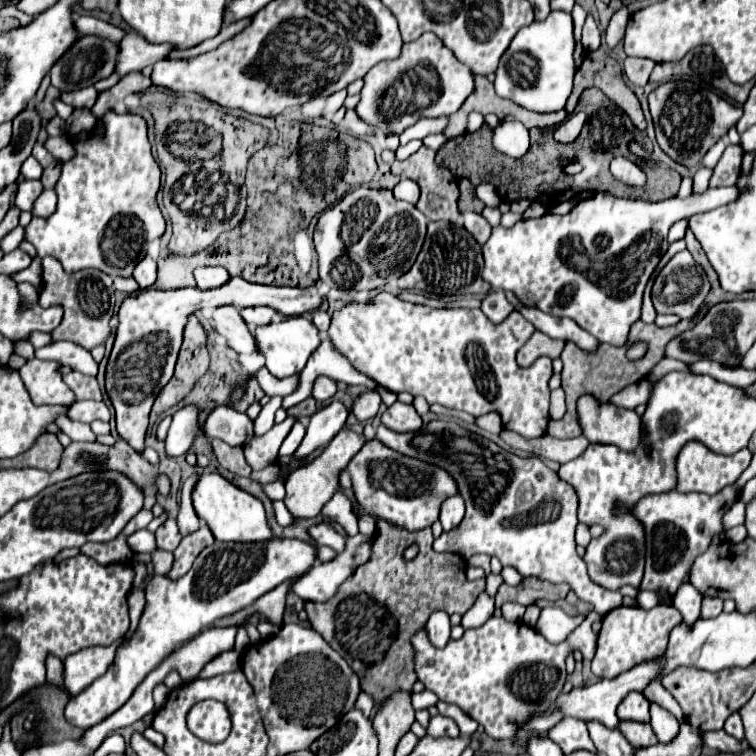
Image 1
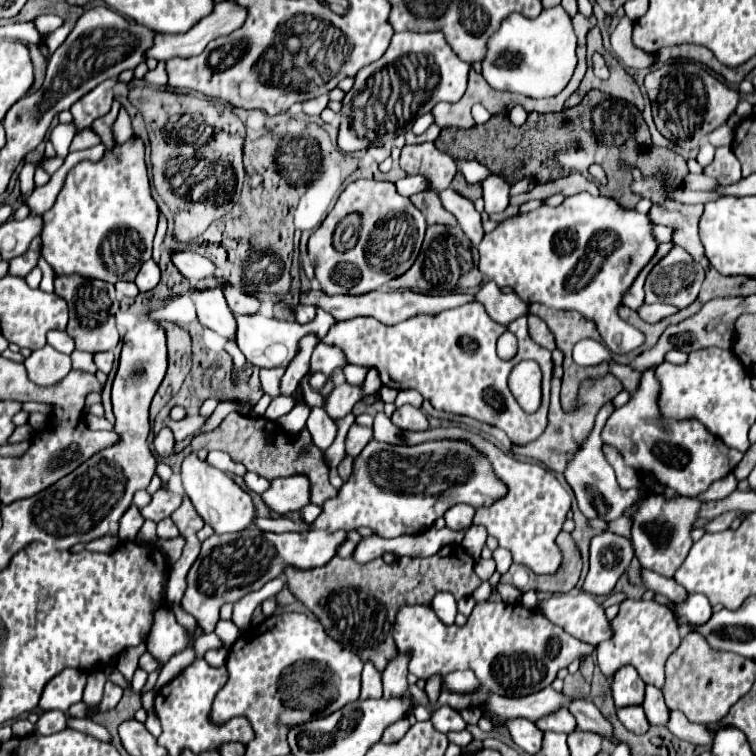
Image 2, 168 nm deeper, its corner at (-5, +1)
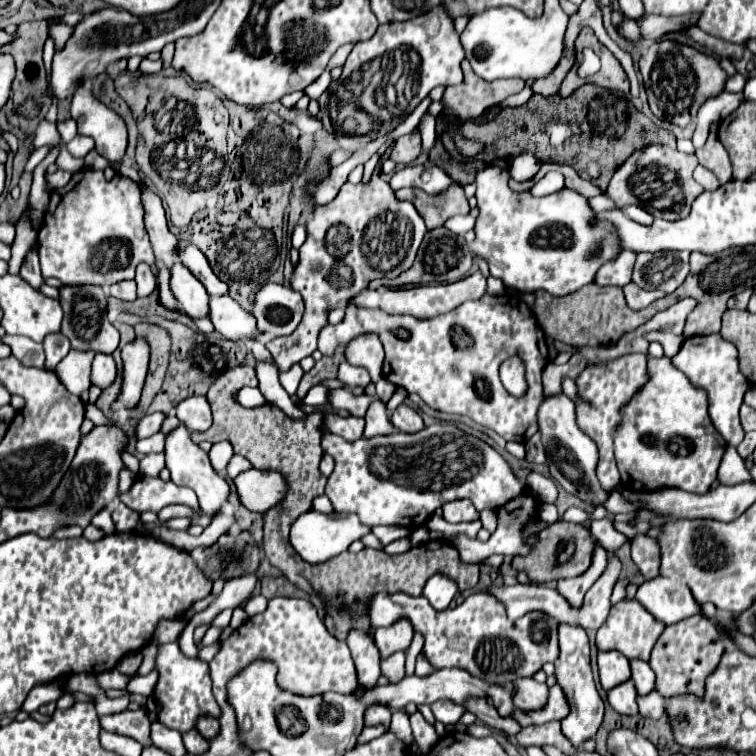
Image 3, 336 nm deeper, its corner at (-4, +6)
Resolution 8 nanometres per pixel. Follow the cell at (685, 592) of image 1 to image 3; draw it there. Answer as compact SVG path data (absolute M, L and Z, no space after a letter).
M604 518L604 520L594 520L590 532L592 532L592 536L596 538L596 542L598 542L600 546L606 546L606 548L612 550L612 552L618 552L618 548L622 548L622 546L628 542L628 538L626 538L622 532L618 532L618 530L614 528L614 522L608 520L608 518Z

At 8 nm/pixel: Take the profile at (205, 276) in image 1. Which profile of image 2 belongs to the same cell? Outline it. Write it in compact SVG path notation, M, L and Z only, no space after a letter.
M173 251L171 261L179 269L179 273L189 281L205 279L215 271L215 265L195 251Z

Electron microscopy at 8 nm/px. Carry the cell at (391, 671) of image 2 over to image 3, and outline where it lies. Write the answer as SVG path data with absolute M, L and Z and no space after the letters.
M400 620L400 622L392 624L390 628L378 628L374 634L374 642L380 650L380 656L388 658L398 650L406 652L412 644L412 636L414 636L414 628L410 626L410 622Z

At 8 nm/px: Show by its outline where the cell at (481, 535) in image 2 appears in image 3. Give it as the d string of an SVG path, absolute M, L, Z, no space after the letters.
M432 424L416 434L388 434L374 438L360 438L346 442L336 434L322 436L322 448L336 460L334 472L328 476L326 496L330 498L336 514L356 514L366 526L404 526L416 530L448 500L468 498L478 512L486 508L498 508L504 502L516 498L522 490L520 482L512 474L510 464L484 440L462 432L454 424Z

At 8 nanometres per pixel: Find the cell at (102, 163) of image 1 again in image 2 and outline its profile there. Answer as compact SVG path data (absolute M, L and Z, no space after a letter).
M133 139L129 143L123 143L119 147L115 147L113 155L105 153L105 157L97 163L91 163L91 161L79 161L65 177L65 183L57 195L57 201L55 205L43 213L43 221L45 221L45 227L43 227L43 233L41 233L41 255L43 259L51 265L51 269L55 271L55 275L81 275L81 277L87 277L87 279L101 279L101 281L107 281L107 283L117 283L117 281L135 281L137 273L139 273L139 267L143 261L151 259L151 245L153 245L153 237L155 237L155 229L157 229L157 213L159 213L159 207L157 203L153 201L151 197L151 187L149 187L149 177L147 177L147 167L145 167L145 147L143 147L143 141L141 139Z

